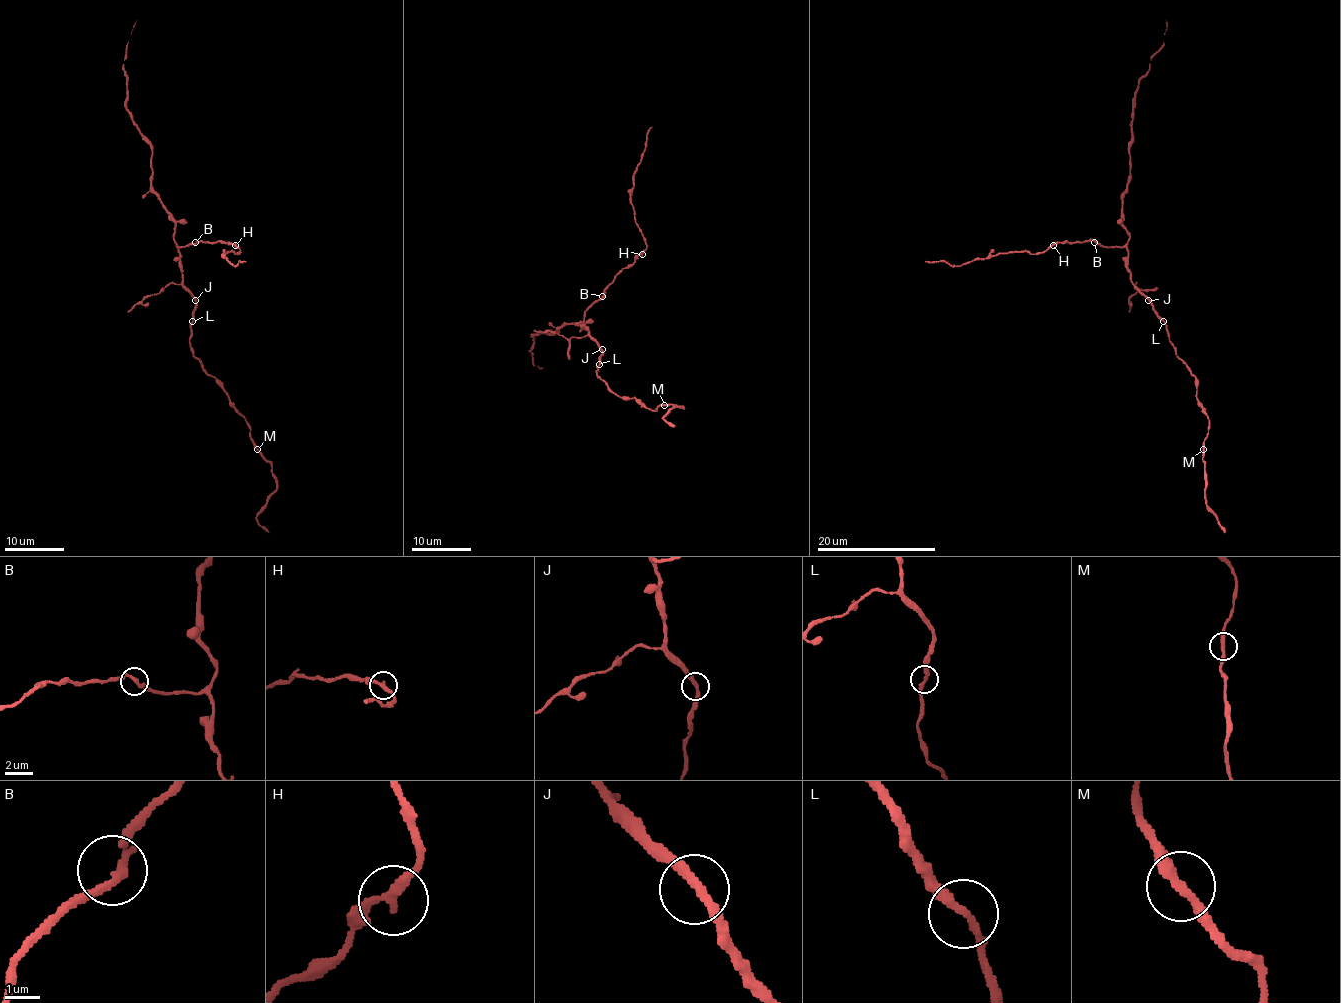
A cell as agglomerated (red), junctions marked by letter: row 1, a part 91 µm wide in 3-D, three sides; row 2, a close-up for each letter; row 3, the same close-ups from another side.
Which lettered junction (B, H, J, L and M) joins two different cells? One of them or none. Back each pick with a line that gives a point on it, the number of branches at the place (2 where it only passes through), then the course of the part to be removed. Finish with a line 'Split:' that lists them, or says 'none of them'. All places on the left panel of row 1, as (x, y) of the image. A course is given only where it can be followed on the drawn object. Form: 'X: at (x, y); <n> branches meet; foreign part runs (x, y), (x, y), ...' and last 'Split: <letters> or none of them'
Split: none of them

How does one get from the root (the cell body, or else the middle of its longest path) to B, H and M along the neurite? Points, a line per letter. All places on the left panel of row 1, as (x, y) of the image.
B: (189, 291), (182, 284), (177, 246), (188, 246), (195, 242)
H: (189, 291), (182, 284), (177, 246), (192, 245), (198, 239), (235, 245)
M: (189, 291), (195, 300), (189, 337), (192, 354), (225, 392), (229, 404), (246, 421), (258, 449)

